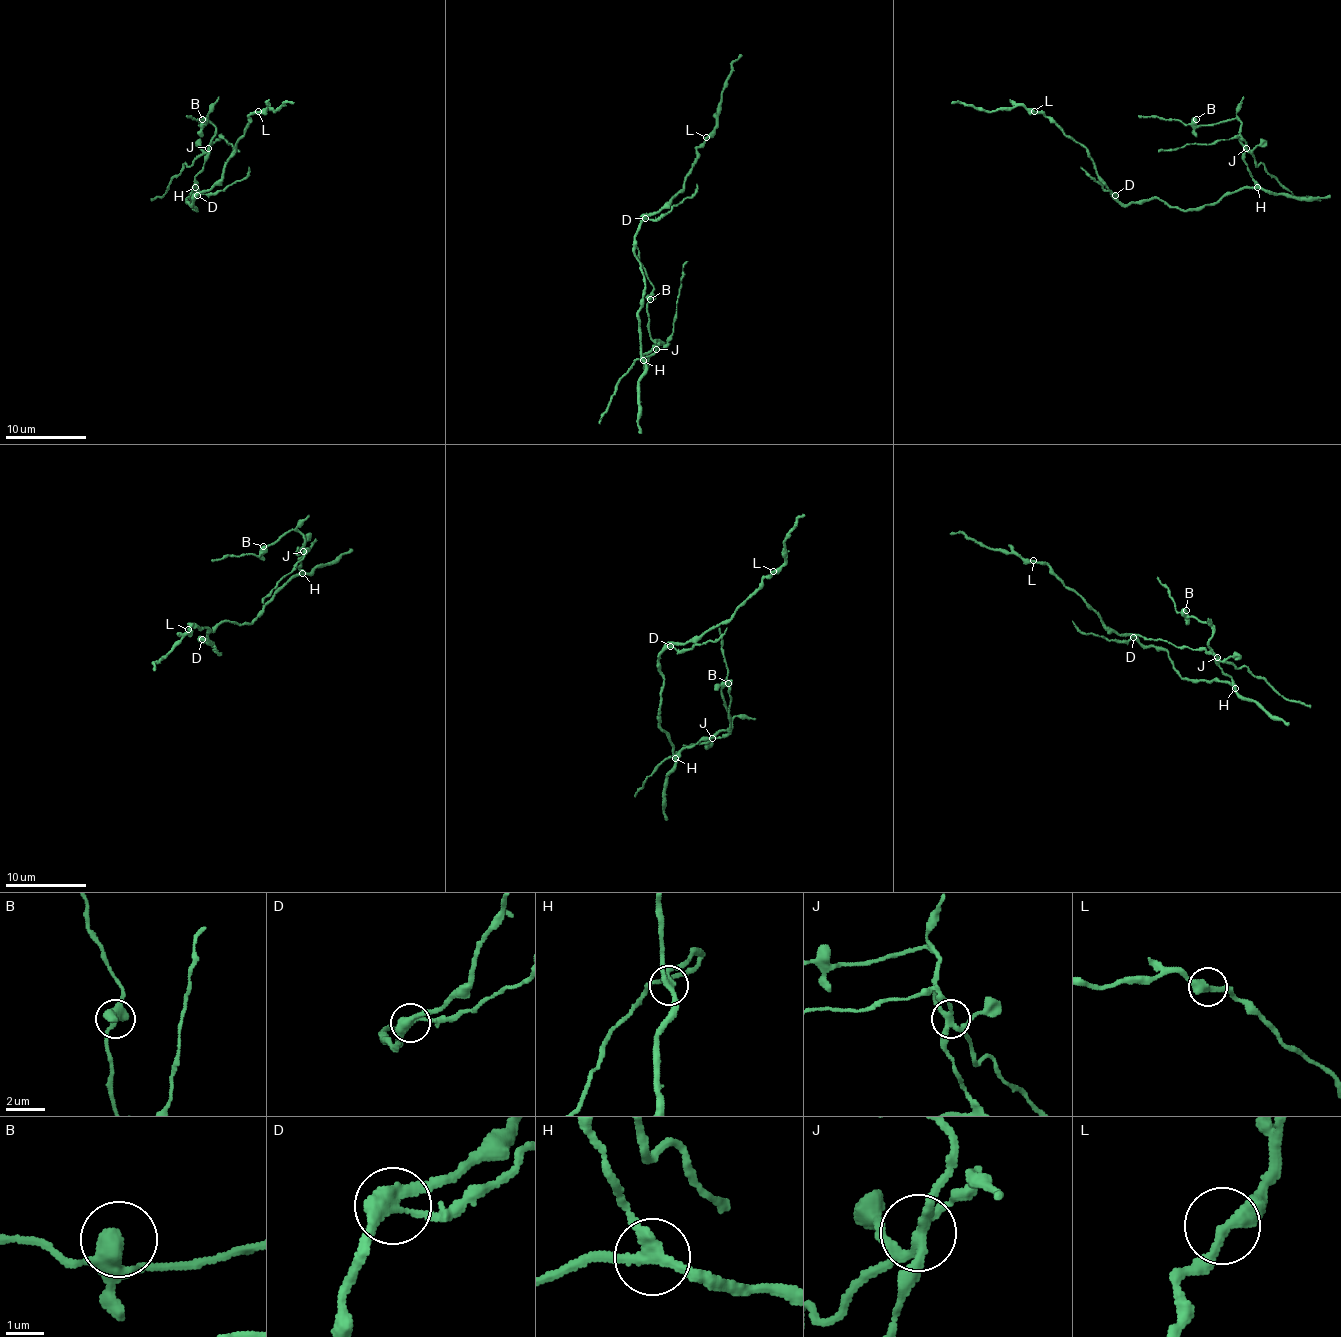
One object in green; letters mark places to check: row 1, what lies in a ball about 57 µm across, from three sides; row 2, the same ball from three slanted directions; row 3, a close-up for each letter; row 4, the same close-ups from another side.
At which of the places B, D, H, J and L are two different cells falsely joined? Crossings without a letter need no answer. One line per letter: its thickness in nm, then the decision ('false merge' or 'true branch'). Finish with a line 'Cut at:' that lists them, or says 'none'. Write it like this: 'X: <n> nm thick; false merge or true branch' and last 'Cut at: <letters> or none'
B: 360 nm thick; true branch
D: 360 nm thick; false merge
H: 300 nm thick; true branch
J: 240 nm thick; false merge
L: 260 nm thick; true branch
Cut at: D, J

